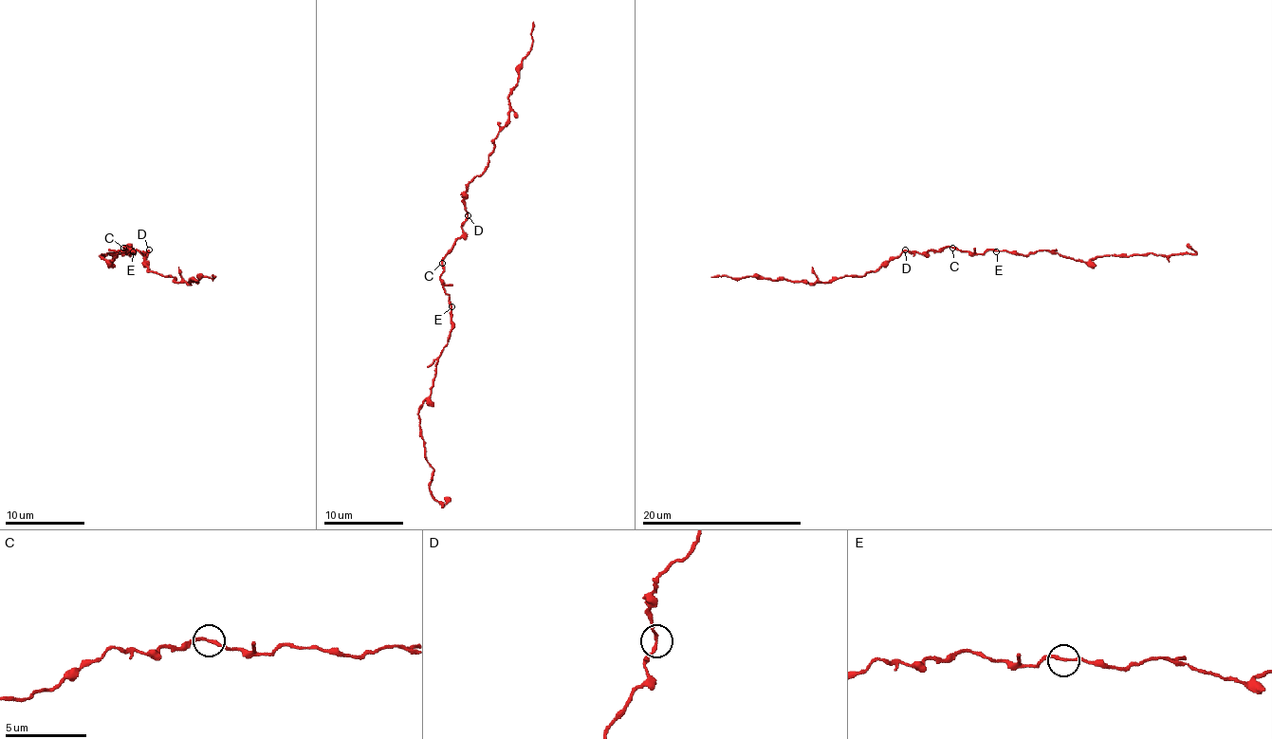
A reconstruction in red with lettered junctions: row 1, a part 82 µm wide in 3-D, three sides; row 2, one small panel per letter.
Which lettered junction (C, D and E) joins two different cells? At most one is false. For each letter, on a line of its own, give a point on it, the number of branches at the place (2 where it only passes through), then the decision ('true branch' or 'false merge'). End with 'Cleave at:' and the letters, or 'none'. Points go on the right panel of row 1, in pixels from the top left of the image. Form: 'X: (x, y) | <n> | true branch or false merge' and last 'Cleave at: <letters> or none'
C: (952, 248) | 2 | true branch
D: (905, 249) | 2 | true branch
E: (996, 251) | 2 | true branch
Cleave at: none

